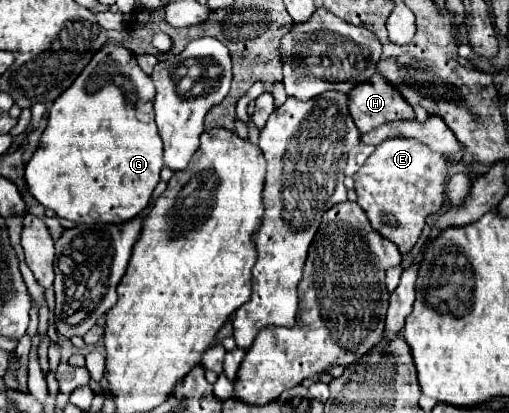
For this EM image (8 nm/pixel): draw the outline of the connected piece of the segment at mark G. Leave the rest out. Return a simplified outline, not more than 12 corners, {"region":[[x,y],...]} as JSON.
{"region":[[107,42],[25,166],[59,218],[121,224],[163,168],[155,86]]}

